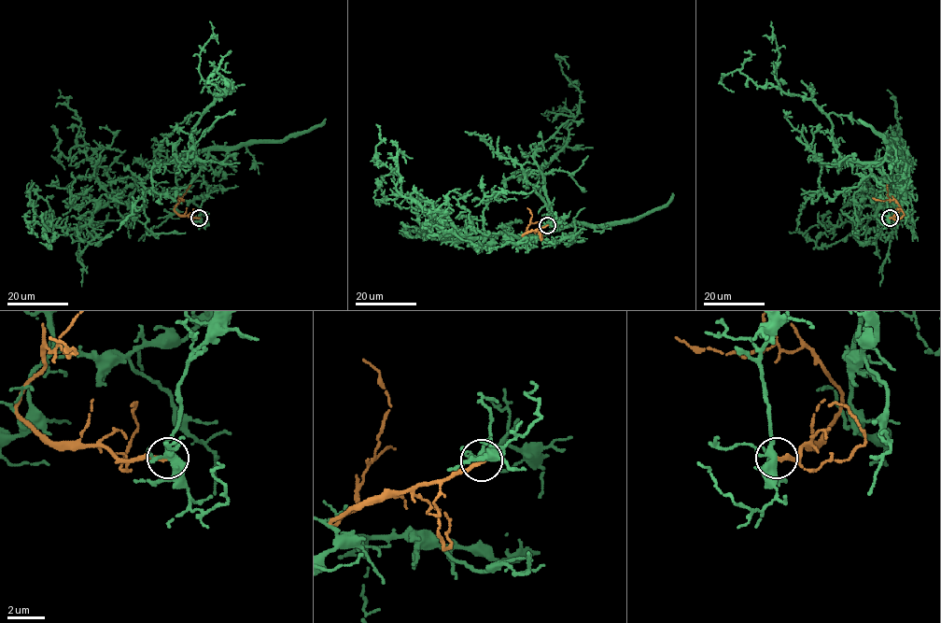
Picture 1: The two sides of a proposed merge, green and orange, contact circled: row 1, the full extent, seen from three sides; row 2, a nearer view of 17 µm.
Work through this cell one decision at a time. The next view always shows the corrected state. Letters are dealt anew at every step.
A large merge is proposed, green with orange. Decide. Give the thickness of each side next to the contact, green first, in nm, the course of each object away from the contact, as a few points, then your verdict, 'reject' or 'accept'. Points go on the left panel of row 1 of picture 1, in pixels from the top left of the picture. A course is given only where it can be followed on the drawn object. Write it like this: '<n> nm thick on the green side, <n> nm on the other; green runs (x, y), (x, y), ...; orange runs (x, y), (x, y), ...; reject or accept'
340 nm thick on the green side, 240 nm on the other; green runs (199, 218), (207, 185), (198, 173), (208, 150), (162, 162), (77, 228), (42, 223), (26, 196), (29, 182); orange runs (199, 218), (180, 216), (174, 209), (178, 199), (184, 200), (179, 198); reject

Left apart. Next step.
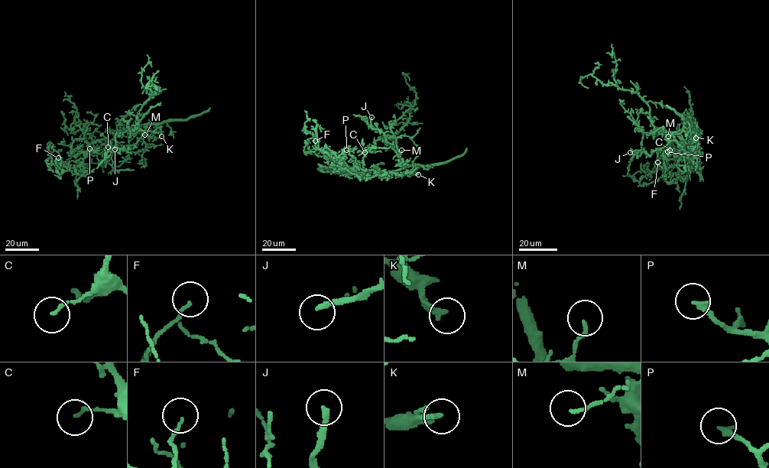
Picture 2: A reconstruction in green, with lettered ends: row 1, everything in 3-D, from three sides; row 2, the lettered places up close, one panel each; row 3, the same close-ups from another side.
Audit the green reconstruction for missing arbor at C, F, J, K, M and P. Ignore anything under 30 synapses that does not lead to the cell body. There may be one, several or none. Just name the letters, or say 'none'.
J

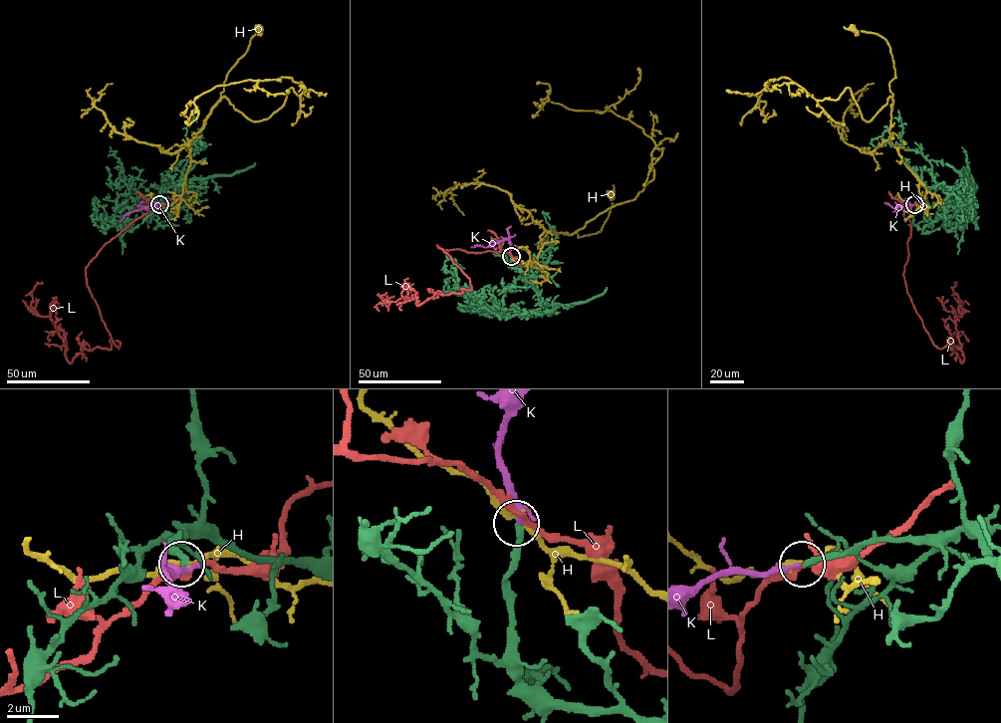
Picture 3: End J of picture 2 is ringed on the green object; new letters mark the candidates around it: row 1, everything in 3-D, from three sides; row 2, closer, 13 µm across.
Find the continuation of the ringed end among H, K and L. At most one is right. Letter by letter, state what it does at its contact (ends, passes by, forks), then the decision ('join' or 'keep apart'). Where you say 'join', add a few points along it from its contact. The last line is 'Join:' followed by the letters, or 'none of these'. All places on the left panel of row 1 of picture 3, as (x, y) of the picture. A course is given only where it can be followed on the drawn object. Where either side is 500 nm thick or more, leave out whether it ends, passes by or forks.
H: it passes by; keep apart
K: it passes by; join; course (159, 204), (128, 212), (120, 222)
L: it passes by; keep apart
Join: K

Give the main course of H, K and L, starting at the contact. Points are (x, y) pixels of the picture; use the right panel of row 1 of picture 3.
H: (914, 204), (924, 197), (925, 187), (889, 139), (889, 83), (895, 71), (889, 46), (875, 33), (853, 29)
K: (914, 204), (897, 207), (905, 210), (905, 222)
L: (914, 204), (903, 277), (906, 292), (932, 343), (942, 349), (947, 340), (962, 362), (954, 282)

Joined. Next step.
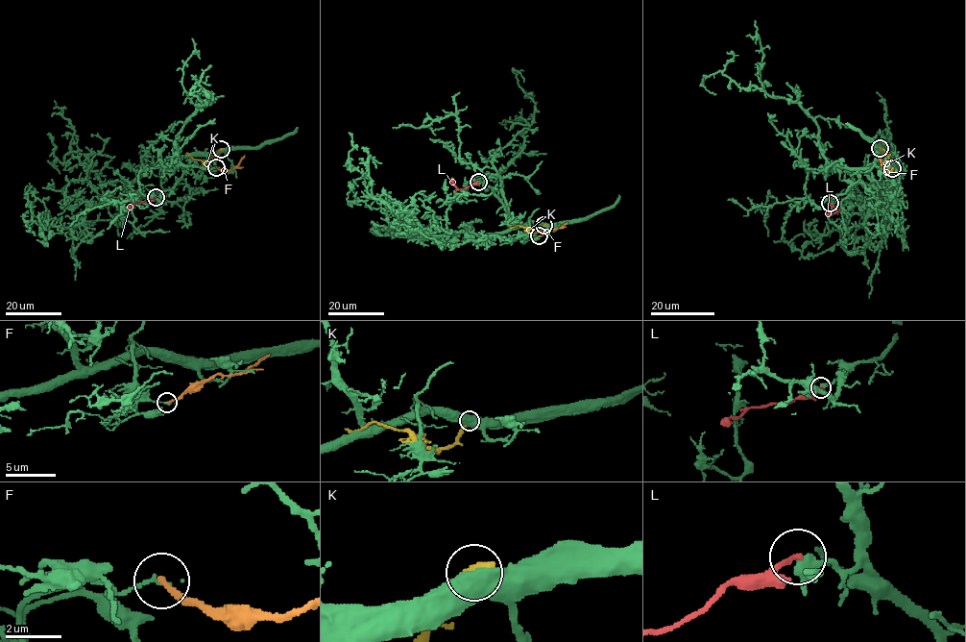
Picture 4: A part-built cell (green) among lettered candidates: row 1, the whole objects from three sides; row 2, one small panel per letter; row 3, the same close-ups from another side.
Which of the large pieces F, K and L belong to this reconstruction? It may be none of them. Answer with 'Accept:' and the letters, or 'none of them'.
Accept: none of them

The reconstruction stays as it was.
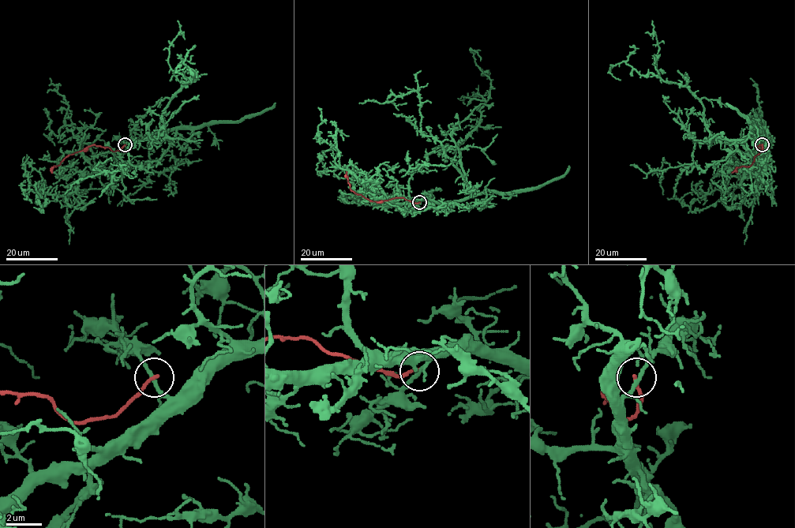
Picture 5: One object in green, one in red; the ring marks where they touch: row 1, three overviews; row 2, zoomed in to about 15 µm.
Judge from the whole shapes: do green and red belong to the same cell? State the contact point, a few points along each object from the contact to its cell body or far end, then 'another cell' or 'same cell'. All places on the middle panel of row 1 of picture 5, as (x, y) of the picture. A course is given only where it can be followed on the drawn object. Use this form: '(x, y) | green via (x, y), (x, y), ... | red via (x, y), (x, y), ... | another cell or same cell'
(419, 202) | green via (419, 203), (449, 203), (471, 195), (457, 144), (478, 126), (488, 99), (490, 80), (470, 50), (480, 61) | red via (419, 203), (403, 197), (380, 202), (370, 200), (350, 189), (346, 171) | another cell

